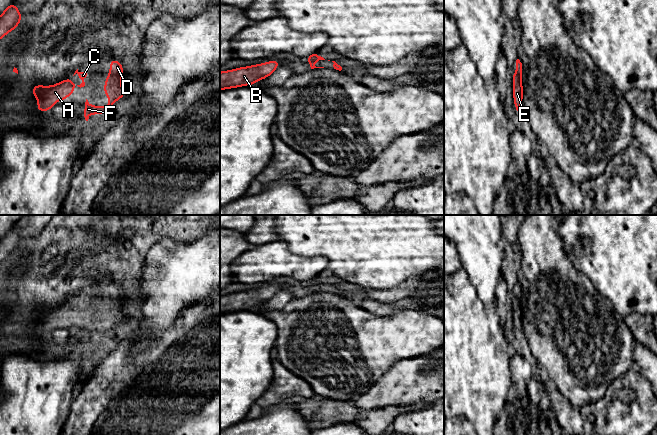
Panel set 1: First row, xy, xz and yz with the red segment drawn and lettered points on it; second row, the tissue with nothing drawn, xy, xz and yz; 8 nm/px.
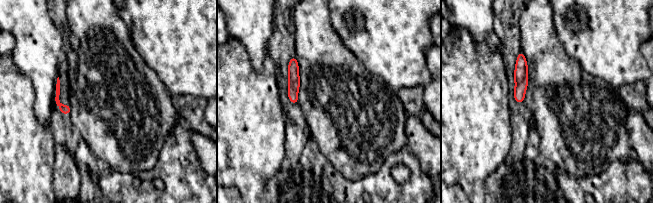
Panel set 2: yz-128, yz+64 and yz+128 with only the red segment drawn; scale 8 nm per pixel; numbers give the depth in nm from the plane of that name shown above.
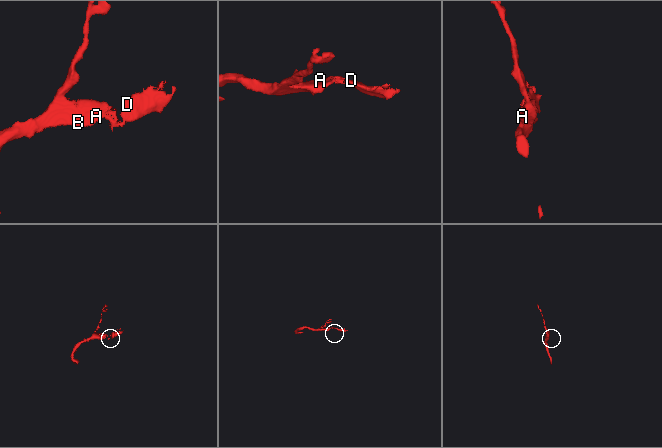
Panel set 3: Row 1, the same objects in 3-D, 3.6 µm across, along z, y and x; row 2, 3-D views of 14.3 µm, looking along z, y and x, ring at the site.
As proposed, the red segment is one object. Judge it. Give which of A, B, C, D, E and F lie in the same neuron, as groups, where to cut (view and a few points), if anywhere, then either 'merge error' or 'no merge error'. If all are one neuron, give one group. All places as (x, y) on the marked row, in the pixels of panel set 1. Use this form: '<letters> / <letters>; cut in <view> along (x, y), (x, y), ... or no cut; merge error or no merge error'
A B C D E F; no cut; no merge error

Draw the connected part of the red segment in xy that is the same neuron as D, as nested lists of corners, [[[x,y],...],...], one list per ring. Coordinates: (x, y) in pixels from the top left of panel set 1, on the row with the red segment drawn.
[[[110,60],[110,73],[107,75],[105,81],[105,86],[103,88],[104,92],[108,96],[109,105],[108,106],[92,106],[86,99],[84,117],[88,121],[90,114],[109,114],[109,111],[113,109],[113,104],[115,101],[119,100],[121,97],[125,97],[123,92],[123,86],[121,84],[121,75],[123,73],[123,67],[121,63],[117,60]]]

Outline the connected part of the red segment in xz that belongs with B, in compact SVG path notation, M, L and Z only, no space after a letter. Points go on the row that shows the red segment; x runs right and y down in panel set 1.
M279 60L220 72L220 90L252 85L271 75Z

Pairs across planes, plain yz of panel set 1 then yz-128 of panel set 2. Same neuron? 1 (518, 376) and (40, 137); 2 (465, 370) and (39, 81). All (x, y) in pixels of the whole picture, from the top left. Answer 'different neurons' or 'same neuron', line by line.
1: different neurons
2: different neurons

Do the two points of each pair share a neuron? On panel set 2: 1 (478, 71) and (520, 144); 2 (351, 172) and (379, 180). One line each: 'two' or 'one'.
1: two
2: two

